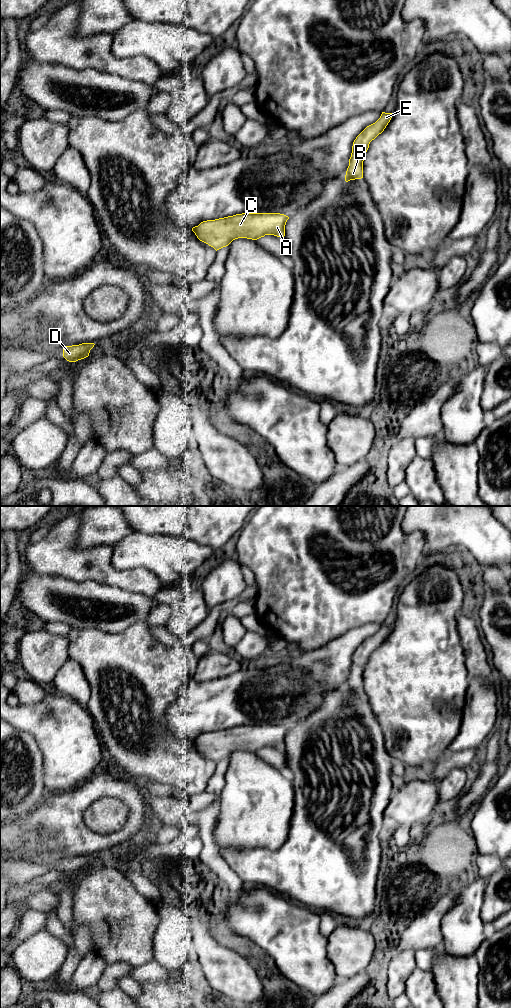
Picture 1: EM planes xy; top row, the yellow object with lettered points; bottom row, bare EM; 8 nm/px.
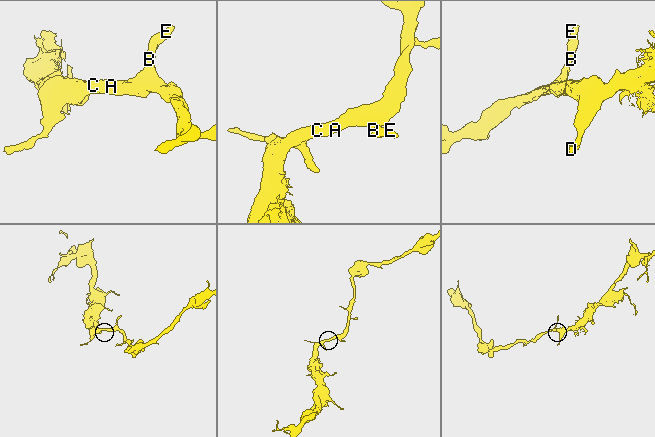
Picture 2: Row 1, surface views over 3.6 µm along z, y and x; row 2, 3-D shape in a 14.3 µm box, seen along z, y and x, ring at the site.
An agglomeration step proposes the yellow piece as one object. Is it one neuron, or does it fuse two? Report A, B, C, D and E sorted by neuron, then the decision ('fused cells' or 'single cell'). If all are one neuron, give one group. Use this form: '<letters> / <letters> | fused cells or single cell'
A B C D E | single cell

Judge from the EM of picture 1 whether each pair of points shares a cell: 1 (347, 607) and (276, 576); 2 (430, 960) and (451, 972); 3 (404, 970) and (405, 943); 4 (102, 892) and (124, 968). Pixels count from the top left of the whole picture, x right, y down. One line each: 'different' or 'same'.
1: same
2: different
3: different
4: different

